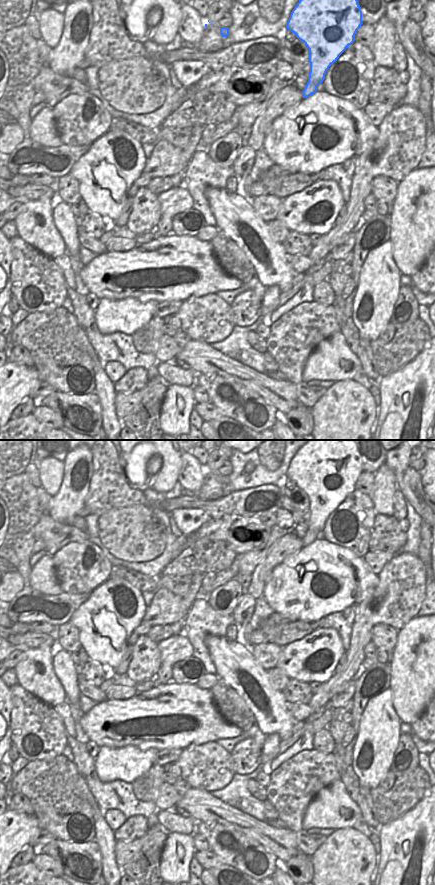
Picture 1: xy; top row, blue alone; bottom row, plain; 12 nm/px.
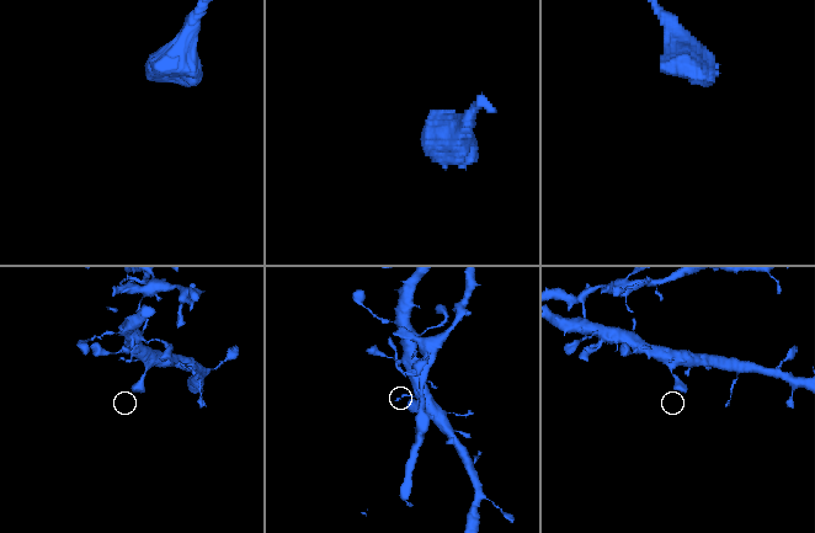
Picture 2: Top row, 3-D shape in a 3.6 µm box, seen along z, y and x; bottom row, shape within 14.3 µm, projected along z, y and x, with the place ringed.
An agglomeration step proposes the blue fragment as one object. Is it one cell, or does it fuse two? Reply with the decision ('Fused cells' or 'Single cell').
Single cell

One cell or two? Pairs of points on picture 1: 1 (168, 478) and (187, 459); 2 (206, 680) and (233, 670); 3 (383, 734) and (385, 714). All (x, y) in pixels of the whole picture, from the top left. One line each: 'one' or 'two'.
1: two
2: two
3: one

